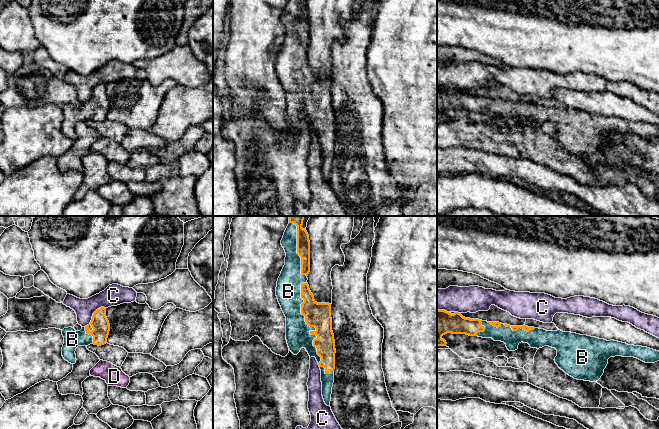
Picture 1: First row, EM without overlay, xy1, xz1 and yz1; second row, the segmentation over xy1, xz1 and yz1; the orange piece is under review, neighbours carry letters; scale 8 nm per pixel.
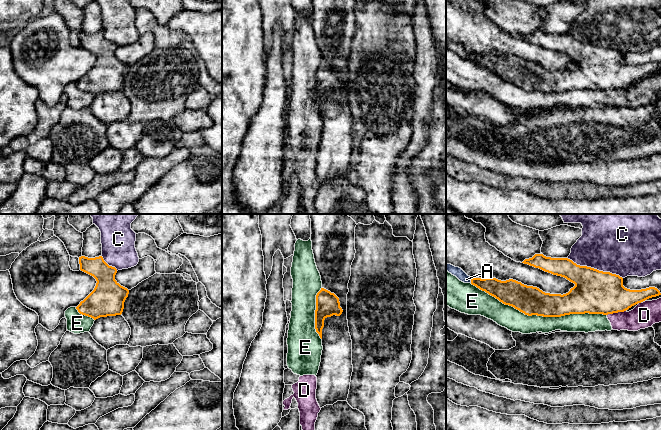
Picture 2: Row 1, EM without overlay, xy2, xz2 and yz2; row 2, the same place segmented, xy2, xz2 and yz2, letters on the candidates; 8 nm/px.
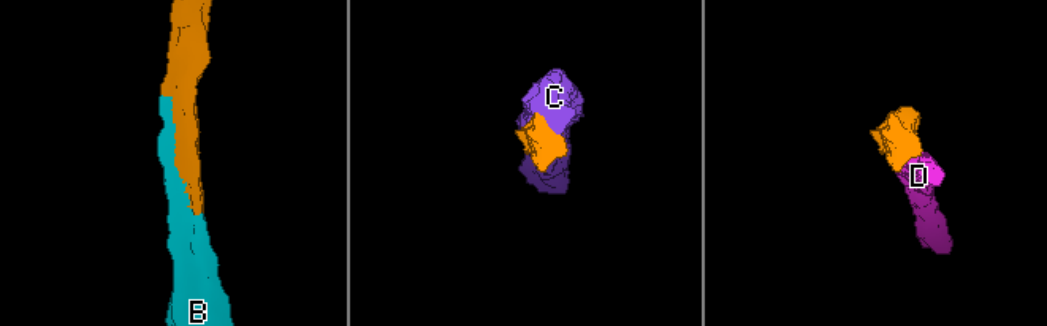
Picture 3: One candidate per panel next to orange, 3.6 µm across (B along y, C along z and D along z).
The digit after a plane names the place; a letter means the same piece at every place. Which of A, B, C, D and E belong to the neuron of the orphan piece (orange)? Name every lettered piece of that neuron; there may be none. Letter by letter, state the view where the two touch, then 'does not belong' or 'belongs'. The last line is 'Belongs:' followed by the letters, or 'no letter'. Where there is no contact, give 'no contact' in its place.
A: yz2 | belongs
B: xz1 | belongs
C: yz2 | does not belong
D: yz2 | does not belong
E: yz2 | does not belong
Belongs: A, B

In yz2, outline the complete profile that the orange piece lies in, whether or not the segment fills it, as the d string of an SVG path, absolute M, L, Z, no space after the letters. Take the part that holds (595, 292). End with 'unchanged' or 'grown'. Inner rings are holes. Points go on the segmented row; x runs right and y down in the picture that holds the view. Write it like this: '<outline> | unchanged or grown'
M535 254L522 263L564 277L575 286L563 295L550 294L513 279L501 281L492 277L472 278L451 264L446 264L446 271L528 316L561 317L585 313L608 315L624 312L638 303L661 295L655 287L627 289L619 275L580 266L568 258Z | grown

